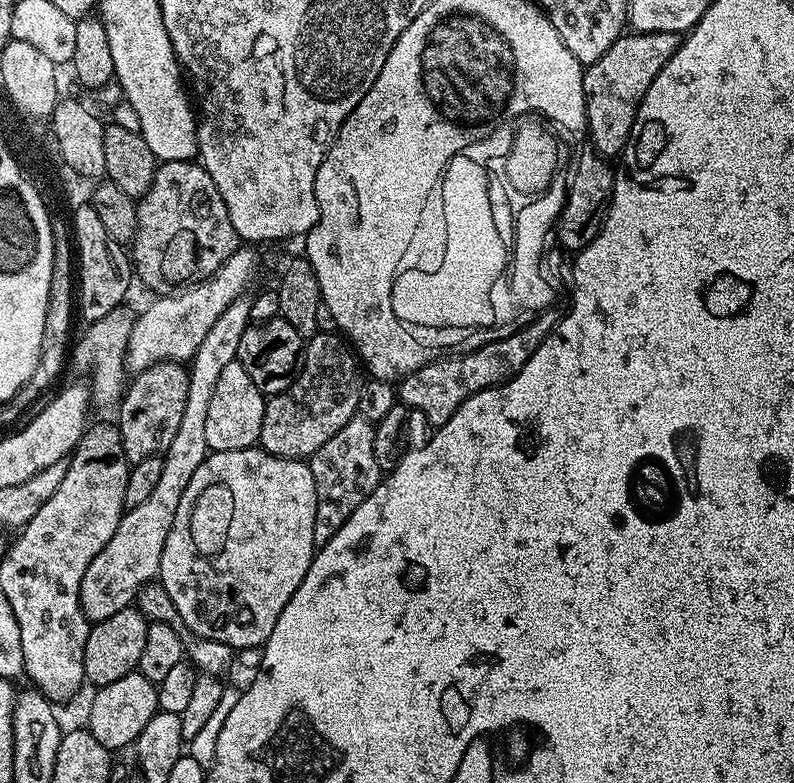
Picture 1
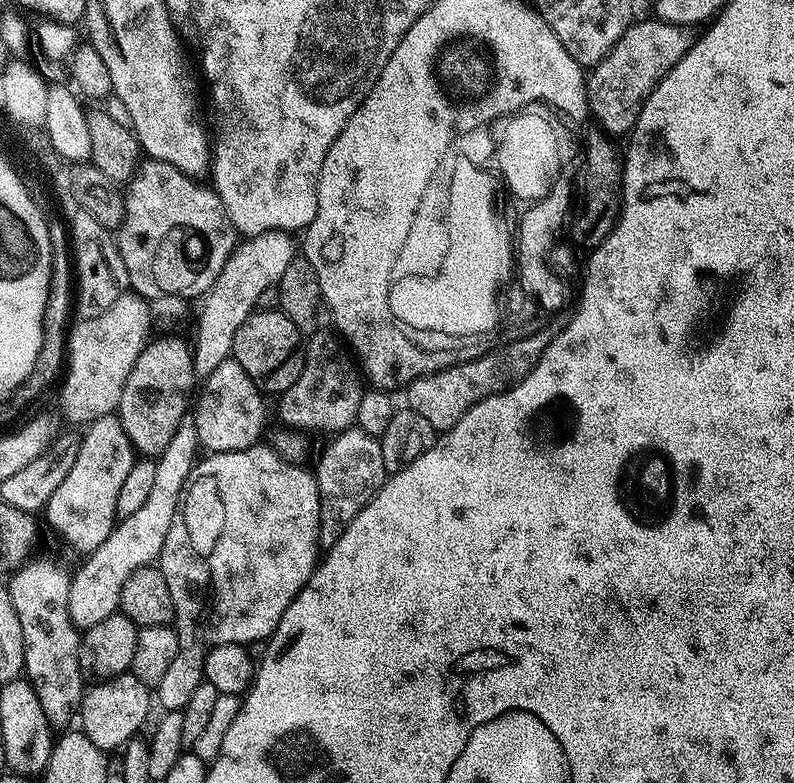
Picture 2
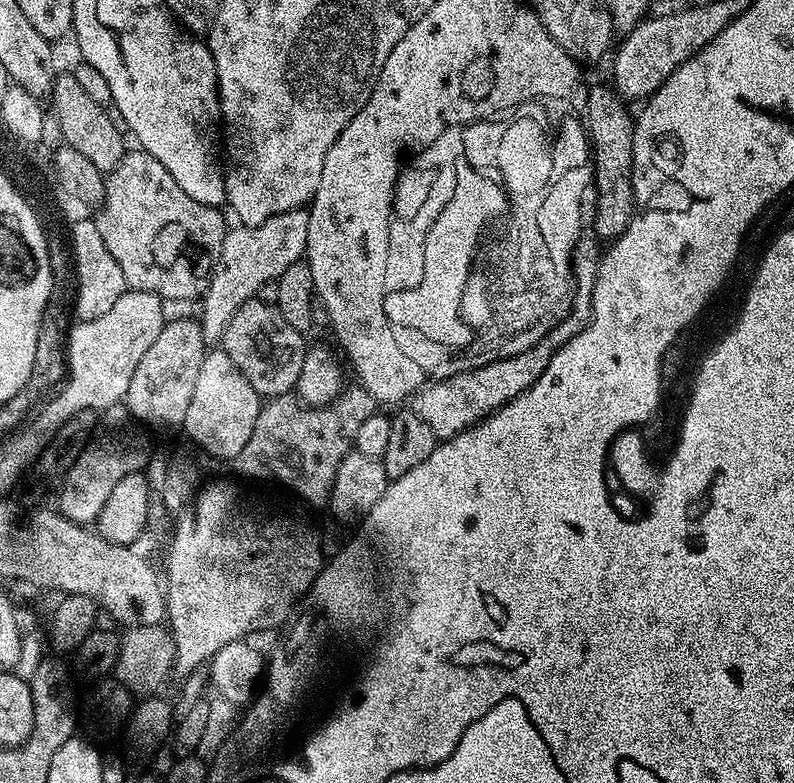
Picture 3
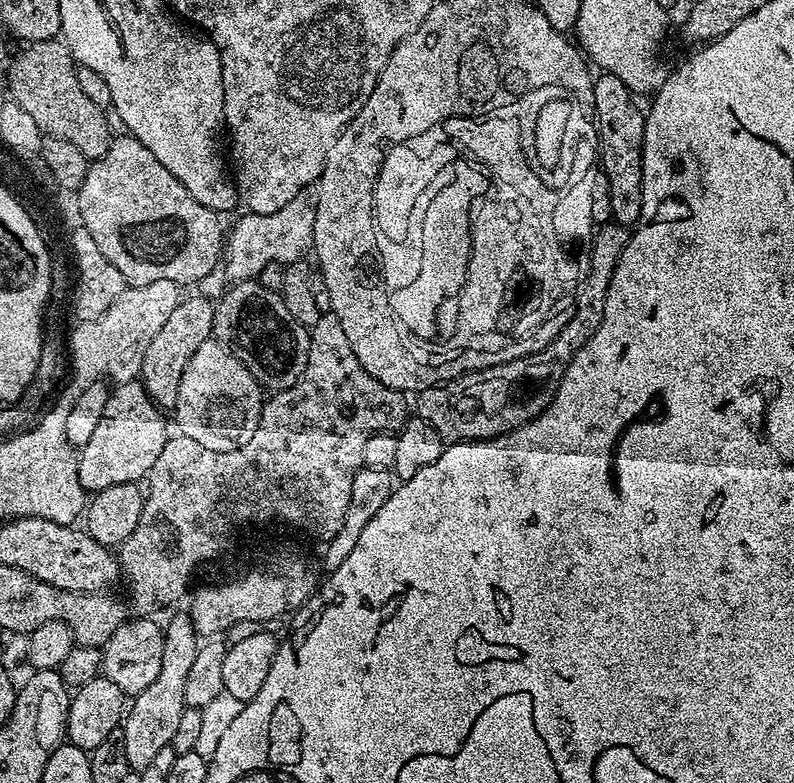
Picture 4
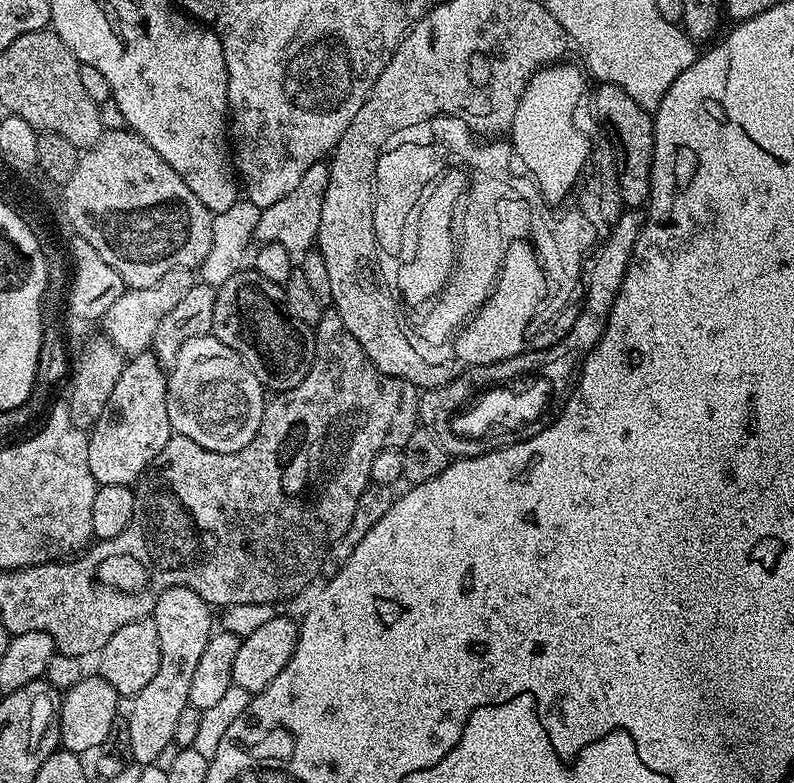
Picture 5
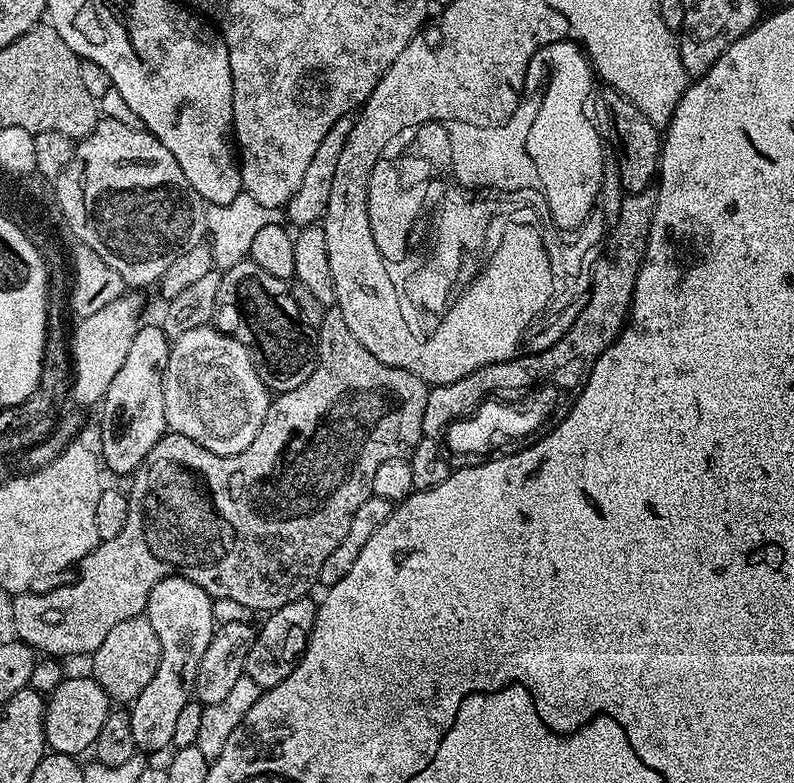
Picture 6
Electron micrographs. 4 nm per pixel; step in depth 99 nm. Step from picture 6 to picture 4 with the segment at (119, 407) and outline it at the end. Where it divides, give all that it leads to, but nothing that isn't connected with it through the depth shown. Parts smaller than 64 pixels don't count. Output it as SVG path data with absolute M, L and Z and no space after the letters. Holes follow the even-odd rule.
M139 379L116 384L109 391L106 410L102 410L102 419L90 442L78 452L78 478L85 493L95 494L106 490L106 486L118 486L118 482L143 481L170 435L164 416Z

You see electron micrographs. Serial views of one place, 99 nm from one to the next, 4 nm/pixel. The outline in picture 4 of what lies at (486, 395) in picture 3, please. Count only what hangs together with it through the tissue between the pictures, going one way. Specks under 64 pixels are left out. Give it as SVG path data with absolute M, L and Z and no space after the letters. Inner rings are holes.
M615 222L599 225L594 233L596 233L596 237L592 240L592 257L588 260L588 277L585 280L583 277L582 283L577 287L574 307L571 309L566 326L562 326L562 330L554 340L542 350L538 350L529 356L495 364L477 372L467 372L466 375L458 376L456 379L447 382L437 382L431 388L423 388L415 397L415 411L423 420L430 422L430 426L434 426L434 430L438 430L438 434L445 442L454 432L454 426L448 426L448 412L454 410L454 406L460 404L462 398L472 394L474 386L482 386L486 380L490 380L490 382L496 380L496 392L498 392L500 390L500 376L504 376L504 392L506 392L506 378L518 378L524 372L530 376L548 376L554 382L562 382L564 371L568 369L569 362L575 358L576 351L582 346L586 346L586 342L590 342L594 330L598 330L598 326L602 322L606 310L606 294L612 281L614 266L618 266L618 258L622 254L622 250L626 250L626 242L630 235L629 229L625 225Z

